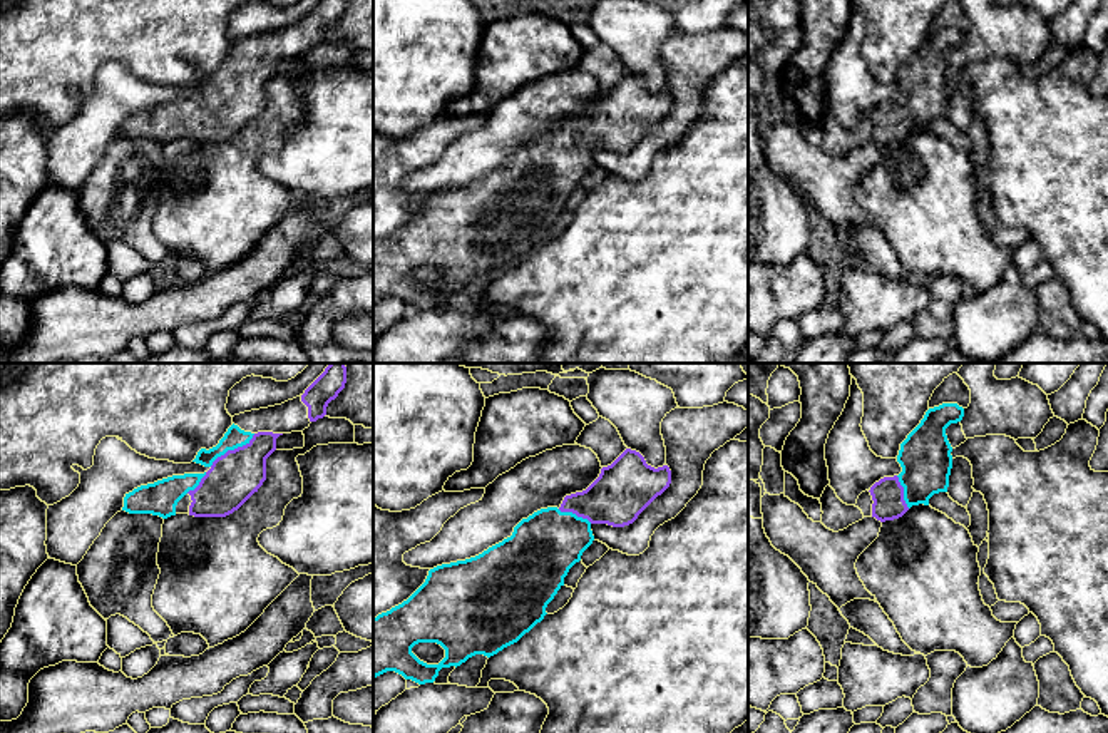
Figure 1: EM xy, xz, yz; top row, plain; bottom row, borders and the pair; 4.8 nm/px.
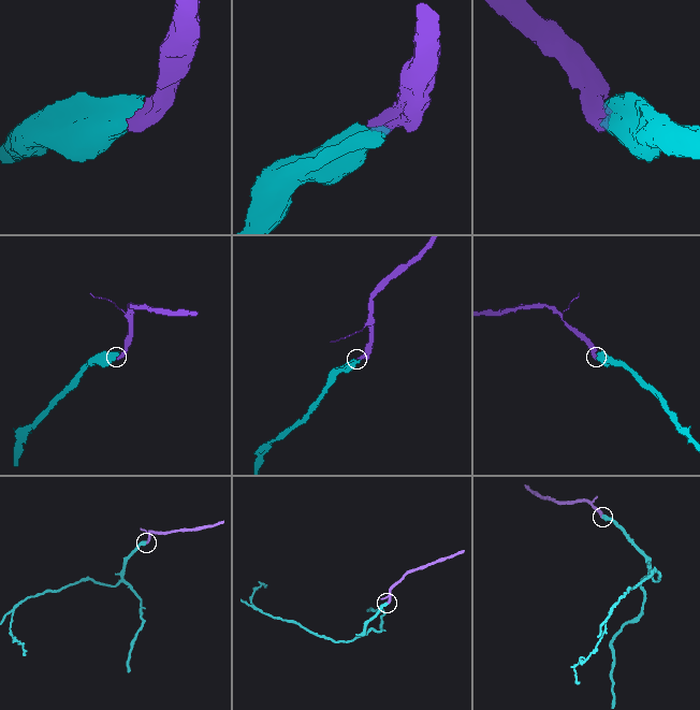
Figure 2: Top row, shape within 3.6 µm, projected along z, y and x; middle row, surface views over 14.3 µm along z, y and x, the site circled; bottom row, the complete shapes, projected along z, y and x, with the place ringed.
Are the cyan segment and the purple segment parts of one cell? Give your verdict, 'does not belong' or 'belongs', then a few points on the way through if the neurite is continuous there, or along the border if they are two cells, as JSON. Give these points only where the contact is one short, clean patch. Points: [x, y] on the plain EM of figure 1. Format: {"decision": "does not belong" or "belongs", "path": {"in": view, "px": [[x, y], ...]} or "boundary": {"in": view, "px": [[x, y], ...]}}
{"decision": "belongs"}

